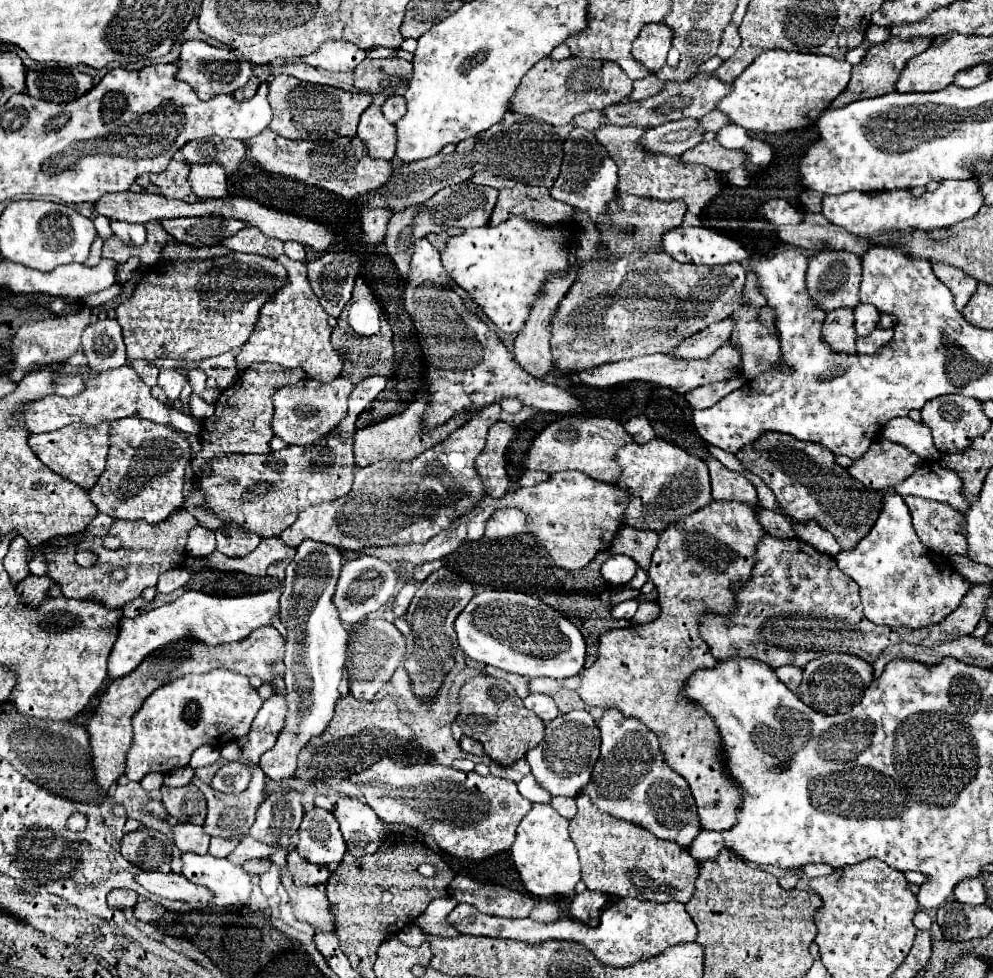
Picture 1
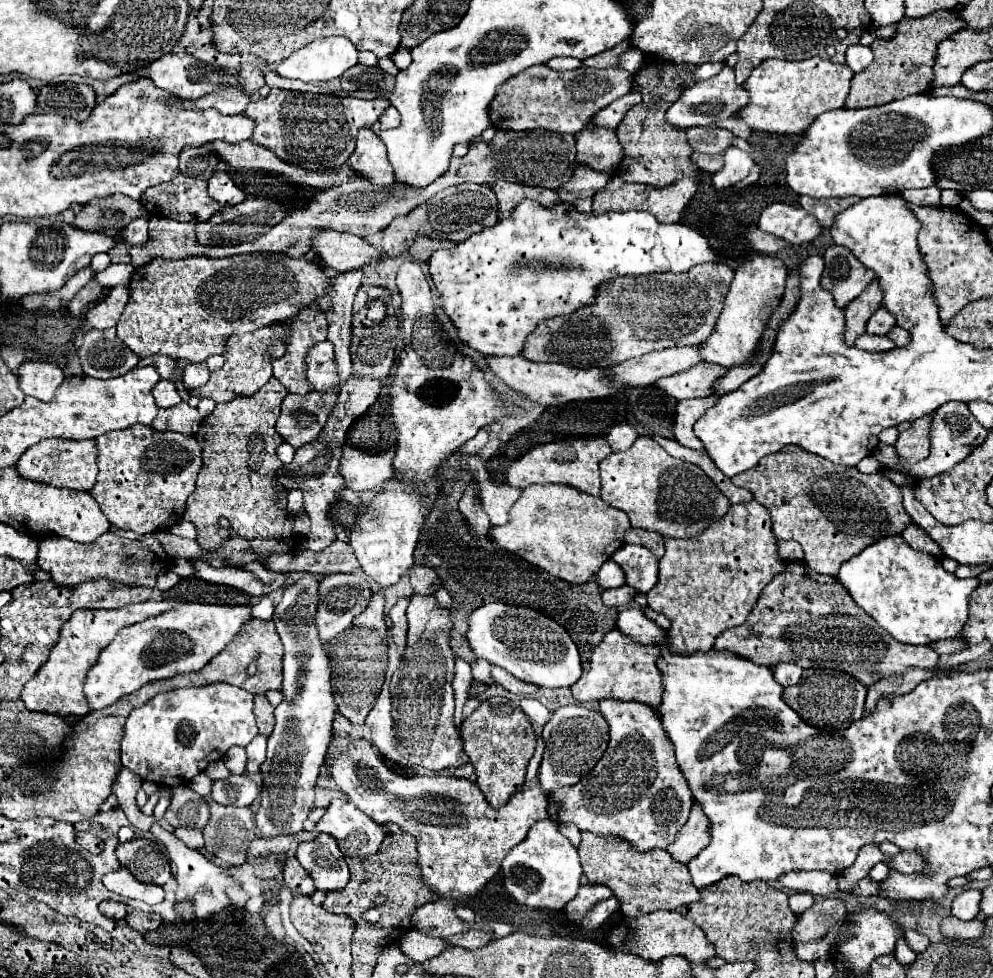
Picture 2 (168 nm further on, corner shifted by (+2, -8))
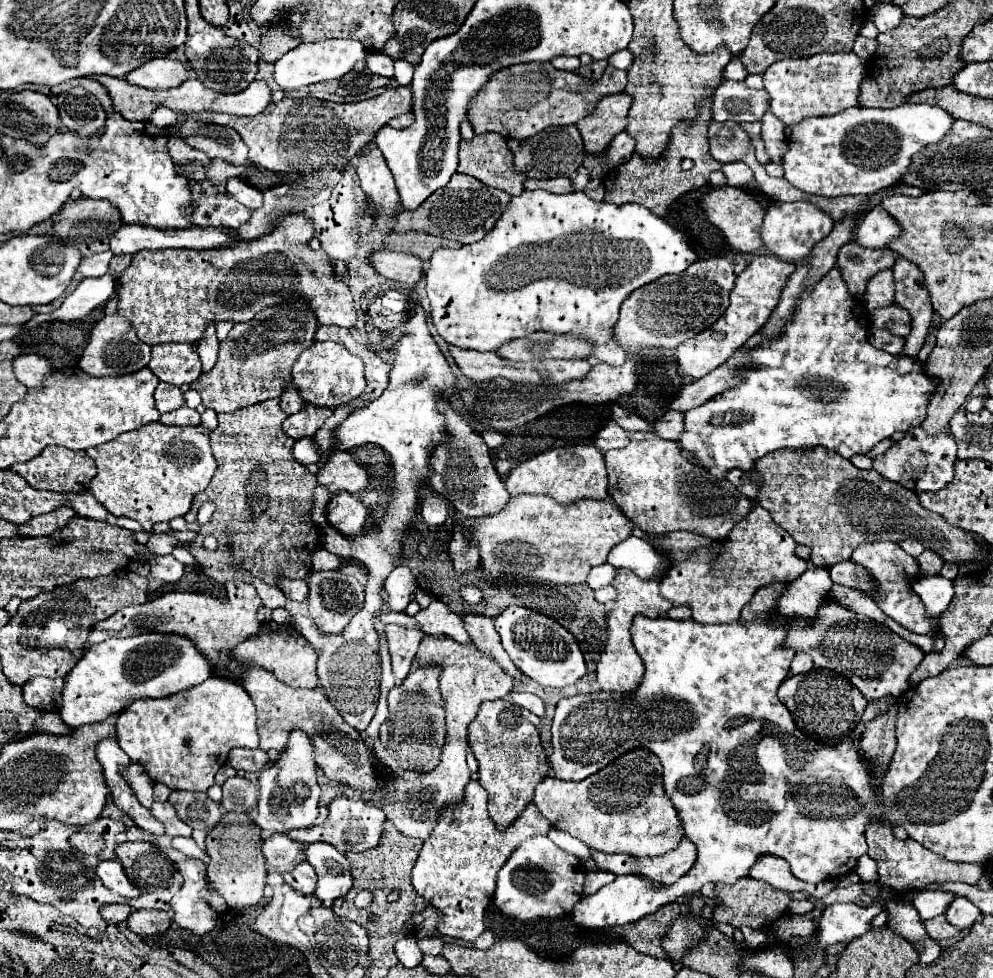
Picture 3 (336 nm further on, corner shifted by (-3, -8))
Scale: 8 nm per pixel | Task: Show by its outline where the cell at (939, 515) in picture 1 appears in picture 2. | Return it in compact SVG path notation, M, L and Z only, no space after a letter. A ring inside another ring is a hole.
M914 522L910 526L906 526L906 530L902 532L902 536L918 552L926 552L926 554L932 554L936 558L942 558L944 556L942 554L942 548L930 538L930 534L922 526L918 526Z

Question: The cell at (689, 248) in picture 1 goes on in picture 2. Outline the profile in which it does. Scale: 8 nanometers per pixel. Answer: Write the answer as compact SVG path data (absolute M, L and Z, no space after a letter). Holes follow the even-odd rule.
M524 200L518 210L514 210L510 214L510 218L506 220L500 220L496 226L488 228L488 230L482 230L478 234L472 234L470 238L466 238L464 242L456 244L452 250L436 250L428 262L428 270L430 270L430 276L440 292L440 298L442 298L442 306L446 310L446 314L452 318L452 322L456 324L458 328L458 338L462 342L466 342L468 346L472 346L474 350L478 352L484 352L484 354L490 354L490 356L518 356L522 352L522 346L524 346L524 340L530 332L534 332L534 328L538 326L538 322L546 320L546 318L554 318L554 316L560 316L560 314L568 314L568 312L574 312L578 310L580 306L586 306L586 304L592 304L594 302L594 296L596 296L596 288L602 280L608 280L608 278L616 278L616 276L638 276L638 274L654 274L654 272L686 272L690 270L692 266L698 266L698 264L706 264L706 262L720 262L716 250L708 244L708 240L692 230L690 226L684 226L684 224L658 224L656 218L648 212L636 212L636 210L630 210L630 212L606 212L606 214L600 214L600 216L586 216L582 212L578 212L572 204L556 204L554 208L544 208L540 206L538 202L534 200Z

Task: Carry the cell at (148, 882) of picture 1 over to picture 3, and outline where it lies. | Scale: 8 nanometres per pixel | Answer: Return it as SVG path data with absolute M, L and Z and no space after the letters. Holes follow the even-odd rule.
M99 860L97 864L97 876L101 878L103 886L121 894L121 896L127 896L127 898L133 898L133 896L139 896L141 892L129 882L129 878L125 876L123 872L123 866L117 862L117 860Z

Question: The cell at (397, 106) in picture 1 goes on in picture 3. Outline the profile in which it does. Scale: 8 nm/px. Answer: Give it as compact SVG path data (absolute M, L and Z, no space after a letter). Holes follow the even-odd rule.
M407 112L407 114L401 114L401 116L395 116L395 118L391 118L387 124L391 126L391 128L407 128L407 126L411 126L415 122L415 116L413 116L413 112Z

